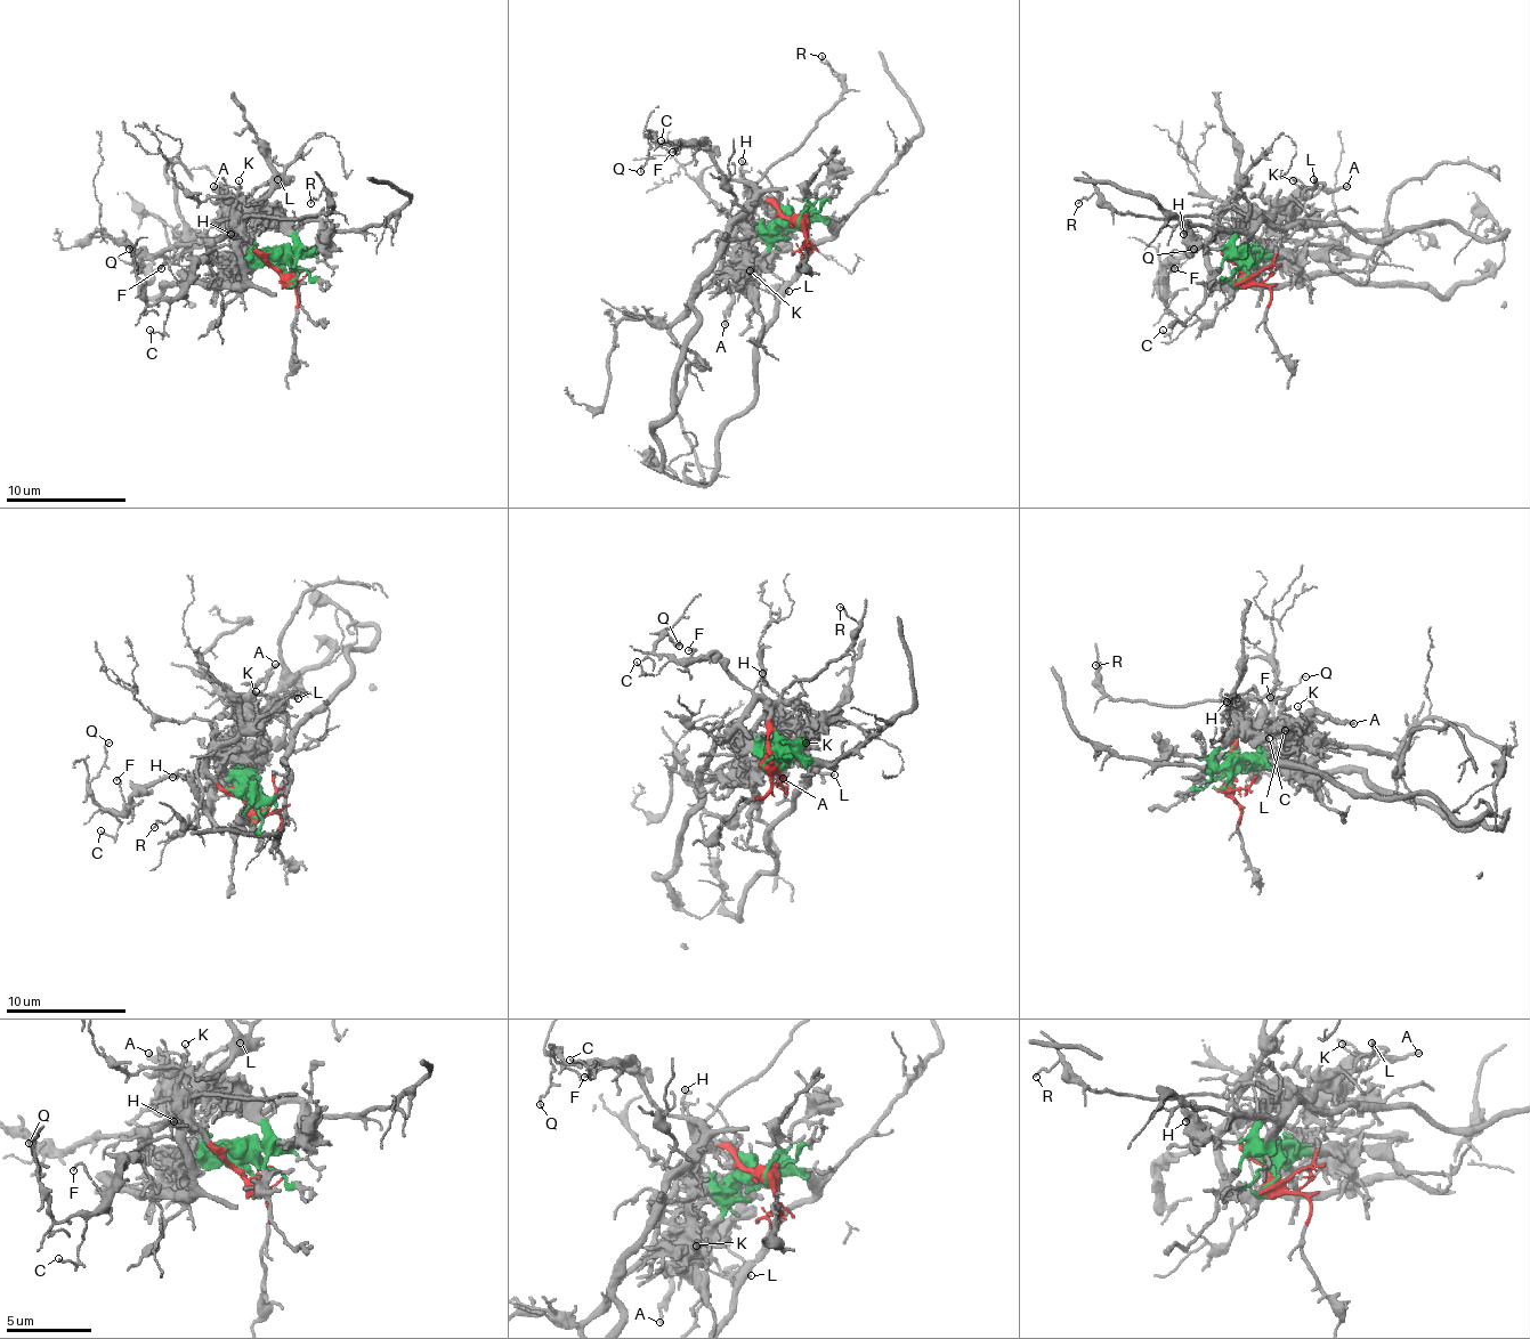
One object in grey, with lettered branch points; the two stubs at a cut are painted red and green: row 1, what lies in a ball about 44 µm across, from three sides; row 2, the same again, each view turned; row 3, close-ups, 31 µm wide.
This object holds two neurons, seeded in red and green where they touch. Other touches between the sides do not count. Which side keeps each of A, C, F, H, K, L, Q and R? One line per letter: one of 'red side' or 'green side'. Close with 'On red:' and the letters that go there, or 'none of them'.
A: green side
C: red side
F: red side
H: red side
K: green side
L: green side
Q: red side
R: red side
On red: C, F, H, Q, R

